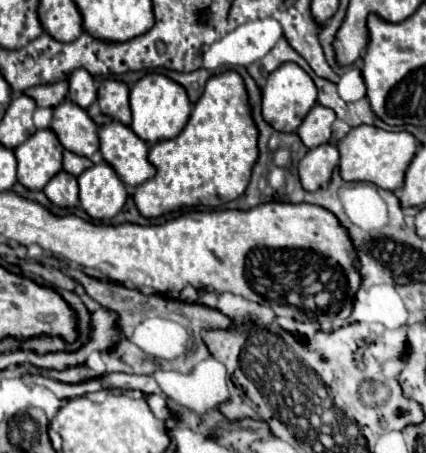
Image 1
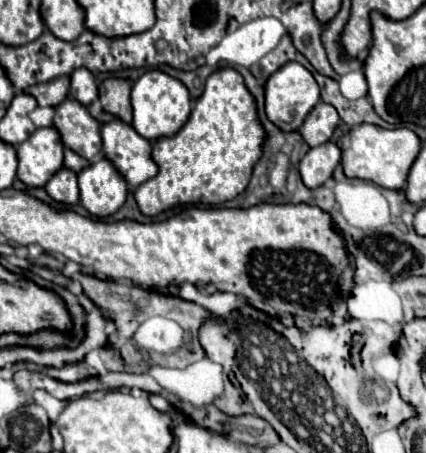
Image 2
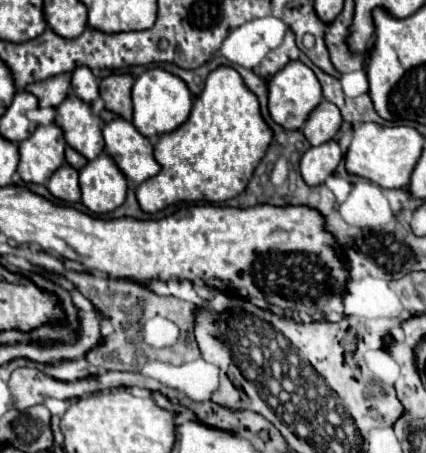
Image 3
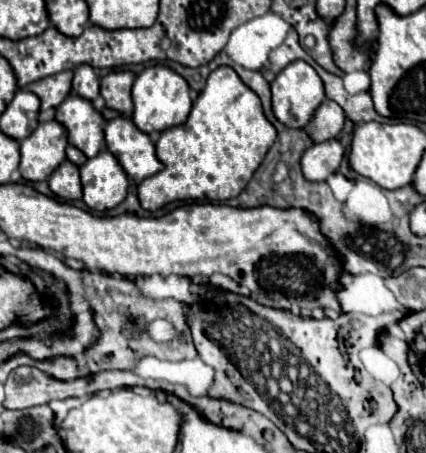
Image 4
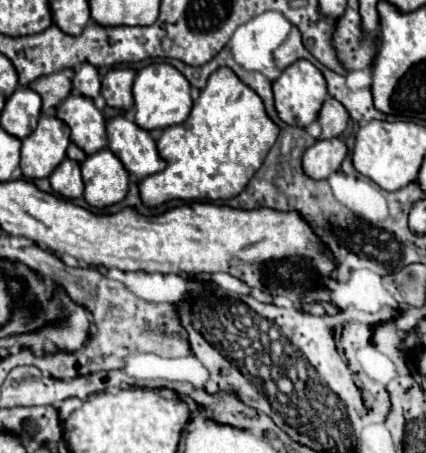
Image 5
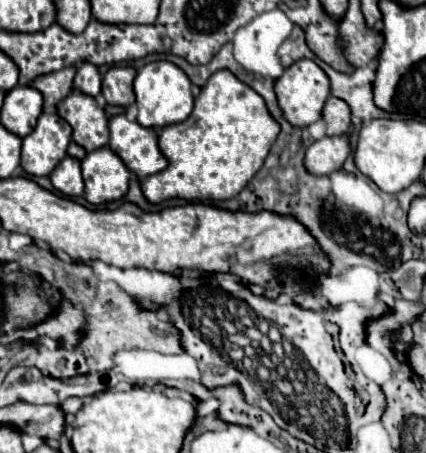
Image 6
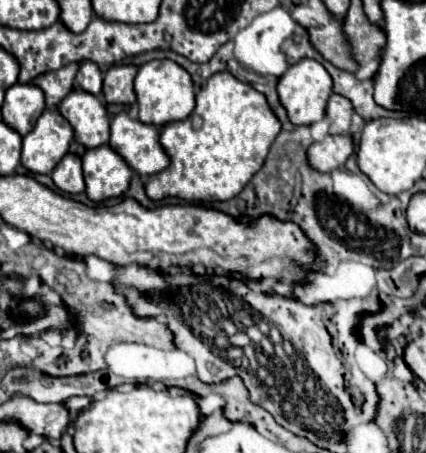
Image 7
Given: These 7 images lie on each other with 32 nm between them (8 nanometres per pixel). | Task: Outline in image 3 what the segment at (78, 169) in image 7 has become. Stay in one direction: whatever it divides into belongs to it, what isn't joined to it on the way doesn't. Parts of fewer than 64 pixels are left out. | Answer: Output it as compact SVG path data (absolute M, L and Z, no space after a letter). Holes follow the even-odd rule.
M60 166L52 178L48 180L48 190L56 200L62 202L78 202L80 188L78 188L78 172L70 166Z

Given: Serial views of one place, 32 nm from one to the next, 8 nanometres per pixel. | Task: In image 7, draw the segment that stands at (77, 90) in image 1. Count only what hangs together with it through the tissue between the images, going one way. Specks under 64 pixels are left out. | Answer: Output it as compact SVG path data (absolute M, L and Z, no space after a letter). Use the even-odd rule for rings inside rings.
M82 62L76 74L76 86L90 94L100 94L102 90L102 74L94 62Z

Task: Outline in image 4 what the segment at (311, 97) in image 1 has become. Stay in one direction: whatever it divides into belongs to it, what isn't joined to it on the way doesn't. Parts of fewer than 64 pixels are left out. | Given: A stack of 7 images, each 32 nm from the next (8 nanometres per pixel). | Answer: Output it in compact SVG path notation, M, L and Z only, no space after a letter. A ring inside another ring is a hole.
M296 60L288 64L282 72L278 72L276 78L270 82L270 90L272 90L272 112L278 118L278 122L282 122L286 128L304 128L310 122L314 110L326 98L322 80L318 78L316 70L302 60Z

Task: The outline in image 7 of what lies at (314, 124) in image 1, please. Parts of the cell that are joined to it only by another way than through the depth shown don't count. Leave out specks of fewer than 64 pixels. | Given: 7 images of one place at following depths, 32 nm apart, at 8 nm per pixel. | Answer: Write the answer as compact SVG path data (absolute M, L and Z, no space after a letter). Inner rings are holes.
M332 94L328 104L326 104L326 118L332 120L330 124L330 134L348 134L350 124L352 124L352 104L338 94Z

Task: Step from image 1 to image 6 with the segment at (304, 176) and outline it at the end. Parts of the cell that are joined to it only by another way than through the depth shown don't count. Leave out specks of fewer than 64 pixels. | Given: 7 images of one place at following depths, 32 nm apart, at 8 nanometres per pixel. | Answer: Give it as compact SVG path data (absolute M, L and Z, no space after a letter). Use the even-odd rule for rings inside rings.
M330 136L314 142L304 156L304 166L314 176L328 176L340 170L350 154L350 144L346 136Z

